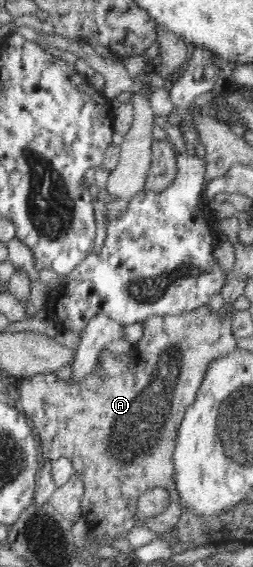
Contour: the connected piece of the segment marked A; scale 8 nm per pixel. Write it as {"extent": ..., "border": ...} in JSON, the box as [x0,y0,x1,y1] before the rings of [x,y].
{"extent":[17,308,237,538],"border":[[[198,308],[175,317],[151,317],[143,321],[143,337],[132,345],[129,352],[119,358],[103,348],[94,368],[80,382],[73,384],[71,378],[59,379],[55,371],[32,375],[19,382],[17,408],[29,420],[34,439],[40,444],[41,461],[51,459],[53,463],[59,457],[70,459],[74,474],[80,477],[84,485],[80,508],[88,531],[94,533],[94,537],[127,538],[127,533],[137,525],[135,513],[139,497],[154,487],[162,487],[169,492],[169,505],[160,515],[148,518],[147,529],[162,535],[178,523],[183,508],[175,489],[173,452],[176,437],[187,406],[195,401],[211,361],[236,349],[237,339],[232,333],[235,310],[225,312],[202,311]]]}

